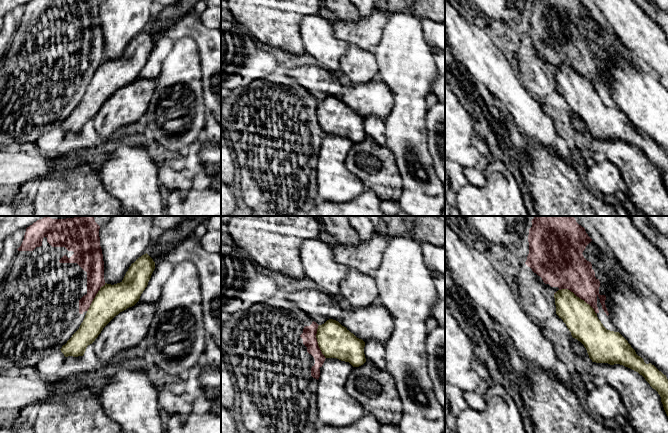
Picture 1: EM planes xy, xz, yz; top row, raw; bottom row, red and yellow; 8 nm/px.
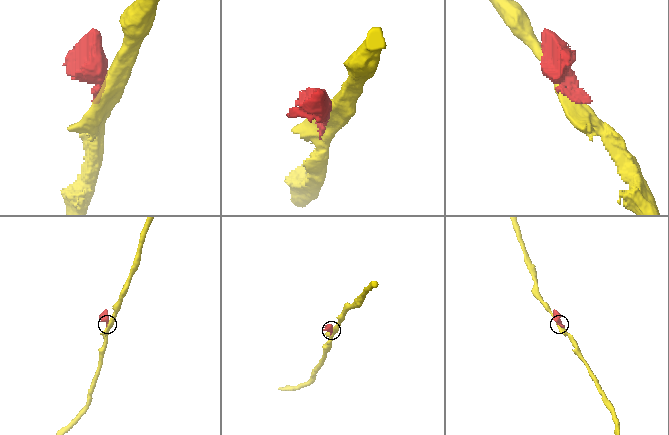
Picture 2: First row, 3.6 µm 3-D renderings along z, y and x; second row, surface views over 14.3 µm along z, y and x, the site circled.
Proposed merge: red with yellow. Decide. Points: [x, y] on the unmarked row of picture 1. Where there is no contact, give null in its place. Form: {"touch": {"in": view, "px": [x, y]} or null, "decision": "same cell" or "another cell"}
{"touch": {"in": "yz", "px": [579, 73]}, "decision": "another cell"}

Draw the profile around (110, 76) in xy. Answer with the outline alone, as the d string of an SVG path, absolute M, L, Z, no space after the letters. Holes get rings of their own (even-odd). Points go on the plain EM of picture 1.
M146 29L131 40L120 59L105 59L93 75L79 105L60 125L64 132L83 132L87 122L116 91L139 77L154 45L155 38Z

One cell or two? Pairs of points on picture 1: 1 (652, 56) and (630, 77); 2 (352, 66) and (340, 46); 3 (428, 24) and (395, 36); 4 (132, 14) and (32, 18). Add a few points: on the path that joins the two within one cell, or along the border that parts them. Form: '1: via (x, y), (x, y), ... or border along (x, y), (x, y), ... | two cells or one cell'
1: border along (630, 50), (643, 60), (657, 77) | two cells
2: border along (350, 45), (341, 60), (339, 69) | two cells
3: border along (421, 19), (424, 39), (430, 48) | two cells
4: border along (98, 10), (102, 36), (104, 38) | two cells

